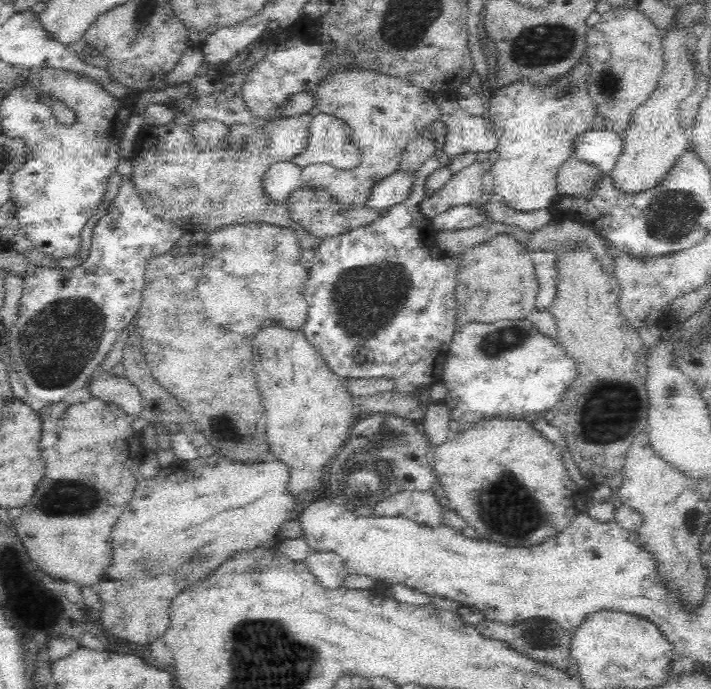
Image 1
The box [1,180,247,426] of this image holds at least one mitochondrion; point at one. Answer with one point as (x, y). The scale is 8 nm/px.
(56, 344)

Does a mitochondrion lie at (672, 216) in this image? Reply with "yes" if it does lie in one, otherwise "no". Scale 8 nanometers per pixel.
yes

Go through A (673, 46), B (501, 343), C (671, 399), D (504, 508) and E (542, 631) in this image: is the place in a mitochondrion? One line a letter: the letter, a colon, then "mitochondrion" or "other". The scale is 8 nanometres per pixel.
A: other
B: mitochondrion
C: mitochondrion
D: mitochondrion
E: mitochondrion

